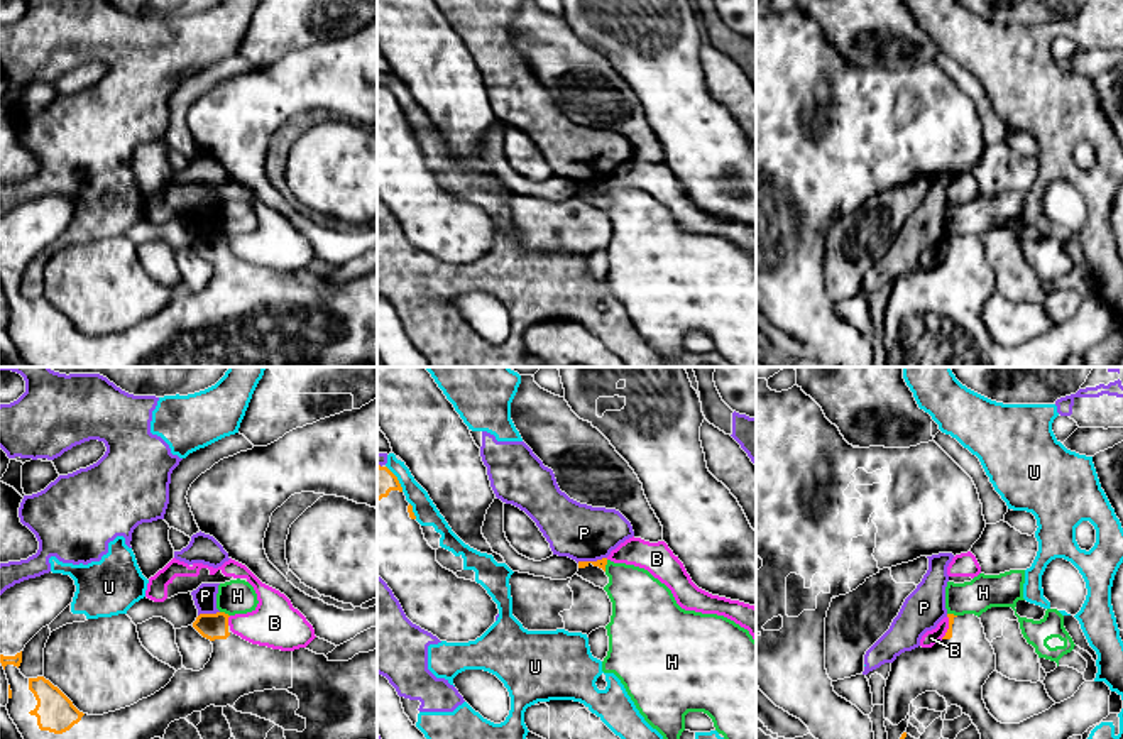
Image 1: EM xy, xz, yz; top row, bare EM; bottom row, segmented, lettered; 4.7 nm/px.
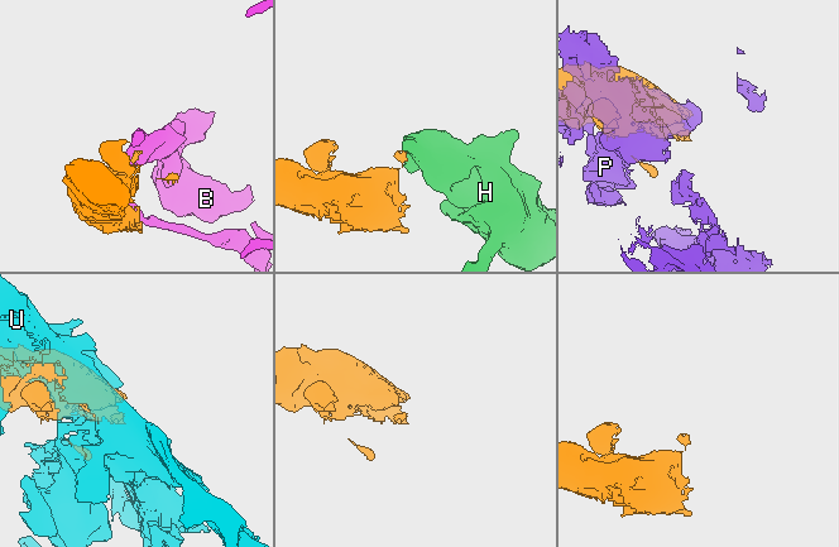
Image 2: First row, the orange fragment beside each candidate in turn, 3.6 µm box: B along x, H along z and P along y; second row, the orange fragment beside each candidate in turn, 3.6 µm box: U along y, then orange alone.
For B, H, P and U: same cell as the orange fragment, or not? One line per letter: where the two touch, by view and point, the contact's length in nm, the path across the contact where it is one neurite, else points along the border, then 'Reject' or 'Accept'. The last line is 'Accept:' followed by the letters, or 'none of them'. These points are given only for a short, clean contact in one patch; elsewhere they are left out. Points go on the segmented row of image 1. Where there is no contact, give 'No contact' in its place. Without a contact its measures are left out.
B: Touches orange at xy (227, 621). Shared border 50 nm. Boundary: xy (230, 616), (227, 624). Reject
H: Touches orange at xz (606, 563). Shared border 60 nm. Boundary: xz (608, 560), (604, 570). Reject
P: Touches orange at xz (591, 562). Shared border 150 nm. Reject
U: Touches orange at xz (396, 479). Shared border 150 nm. Reject
Accept: none of them

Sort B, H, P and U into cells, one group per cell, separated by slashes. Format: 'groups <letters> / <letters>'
groups B / H / P U

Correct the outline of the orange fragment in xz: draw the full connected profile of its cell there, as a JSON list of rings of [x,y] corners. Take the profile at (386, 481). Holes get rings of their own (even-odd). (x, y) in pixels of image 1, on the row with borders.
[[[377,465],[377,575],[392,590],[406,617],[440,641],[475,641],[499,614],[497,604],[480,583],[458,578],[436,561],[436,550],[425,539],[397,477],[381,465]]]

